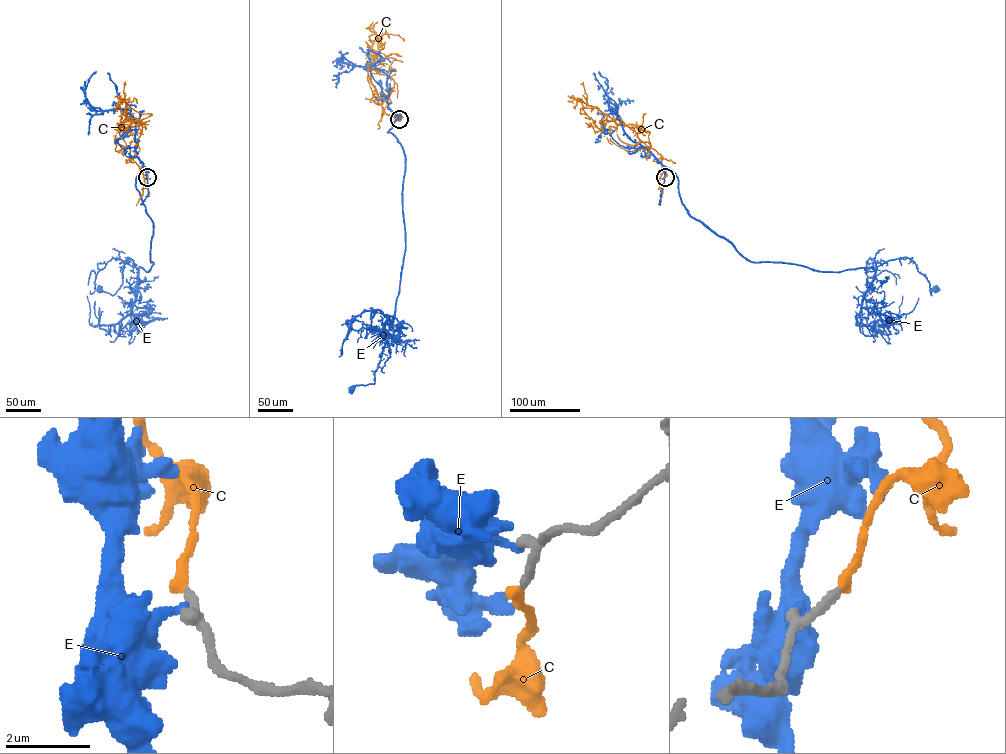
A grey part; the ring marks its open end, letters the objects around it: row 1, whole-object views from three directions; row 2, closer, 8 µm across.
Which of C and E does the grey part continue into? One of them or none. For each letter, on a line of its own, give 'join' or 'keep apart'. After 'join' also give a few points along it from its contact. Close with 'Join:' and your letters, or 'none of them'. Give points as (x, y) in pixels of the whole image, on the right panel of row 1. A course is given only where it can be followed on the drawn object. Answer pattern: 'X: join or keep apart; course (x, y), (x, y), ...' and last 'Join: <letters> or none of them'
C: join; course (665, 177), (649, 131), (617, 125), (595, 107), (582, 108), (604, 130), (585, 123)
E: keep apart
Join: C

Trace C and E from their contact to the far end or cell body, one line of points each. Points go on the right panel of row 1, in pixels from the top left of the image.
C: (665, 177), (649, 131), (617, 125), (595, 107), (582, 108), (604, 130), (585, 123)
E: (664, 177), (667, 167), (687, 212), (752, 261), (840, 272), (905, 257), (927, 278), (931, 295), (936, 289)

